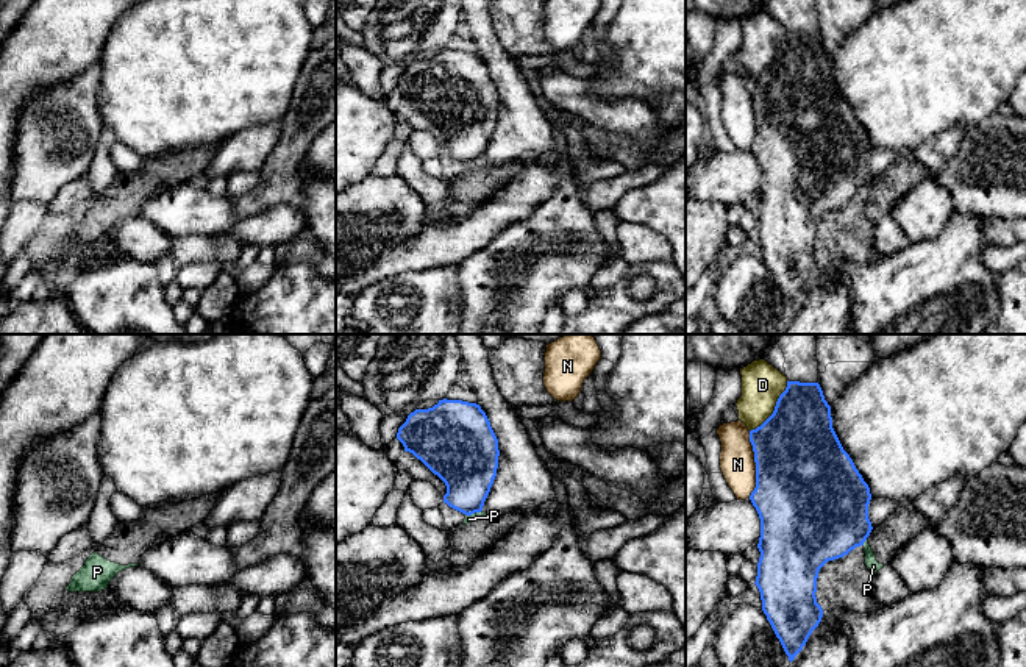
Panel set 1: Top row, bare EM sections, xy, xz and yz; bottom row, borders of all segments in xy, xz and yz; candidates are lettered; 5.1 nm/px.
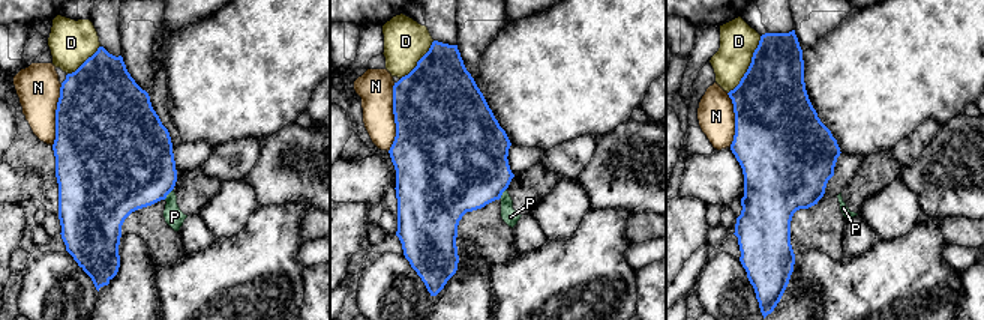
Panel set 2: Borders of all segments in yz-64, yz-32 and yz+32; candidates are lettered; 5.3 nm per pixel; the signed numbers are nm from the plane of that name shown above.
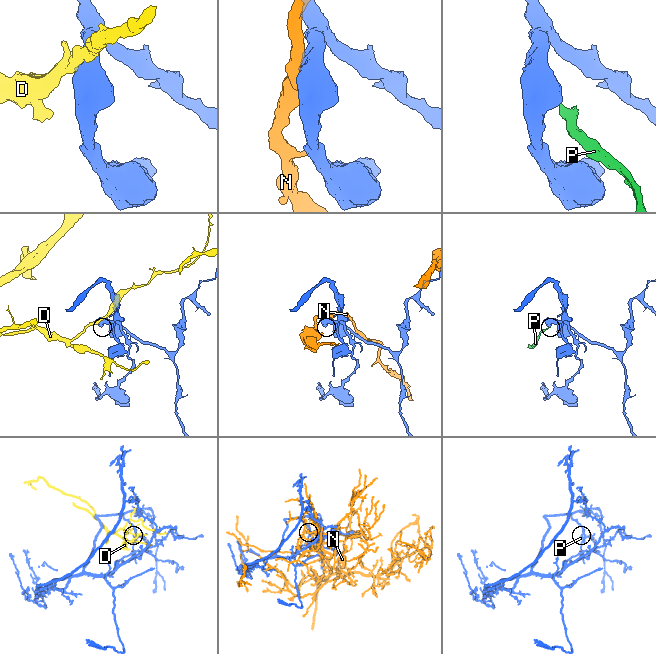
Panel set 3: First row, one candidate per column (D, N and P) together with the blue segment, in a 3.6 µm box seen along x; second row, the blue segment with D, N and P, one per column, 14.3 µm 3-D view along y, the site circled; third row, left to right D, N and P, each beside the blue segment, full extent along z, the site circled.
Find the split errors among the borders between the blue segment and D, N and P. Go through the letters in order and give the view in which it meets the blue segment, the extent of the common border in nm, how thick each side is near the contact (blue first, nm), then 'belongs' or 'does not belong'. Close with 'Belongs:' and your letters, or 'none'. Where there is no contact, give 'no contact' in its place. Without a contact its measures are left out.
D: meets blue in yz; contact 340 nm long; 440 nm thick on the blue side, 200 nm on the other; does not belong
N: meets blue in yz; contact 340 nm long; 500 nm thick on the blue side, 180 nm on the other; does not belong
P: meets blue in xz; contact 90 nm long; 300 nm thick on the blue side, 50 nm on the other; does not belong
Belongs: none

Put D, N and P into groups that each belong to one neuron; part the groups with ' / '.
D / N / P

